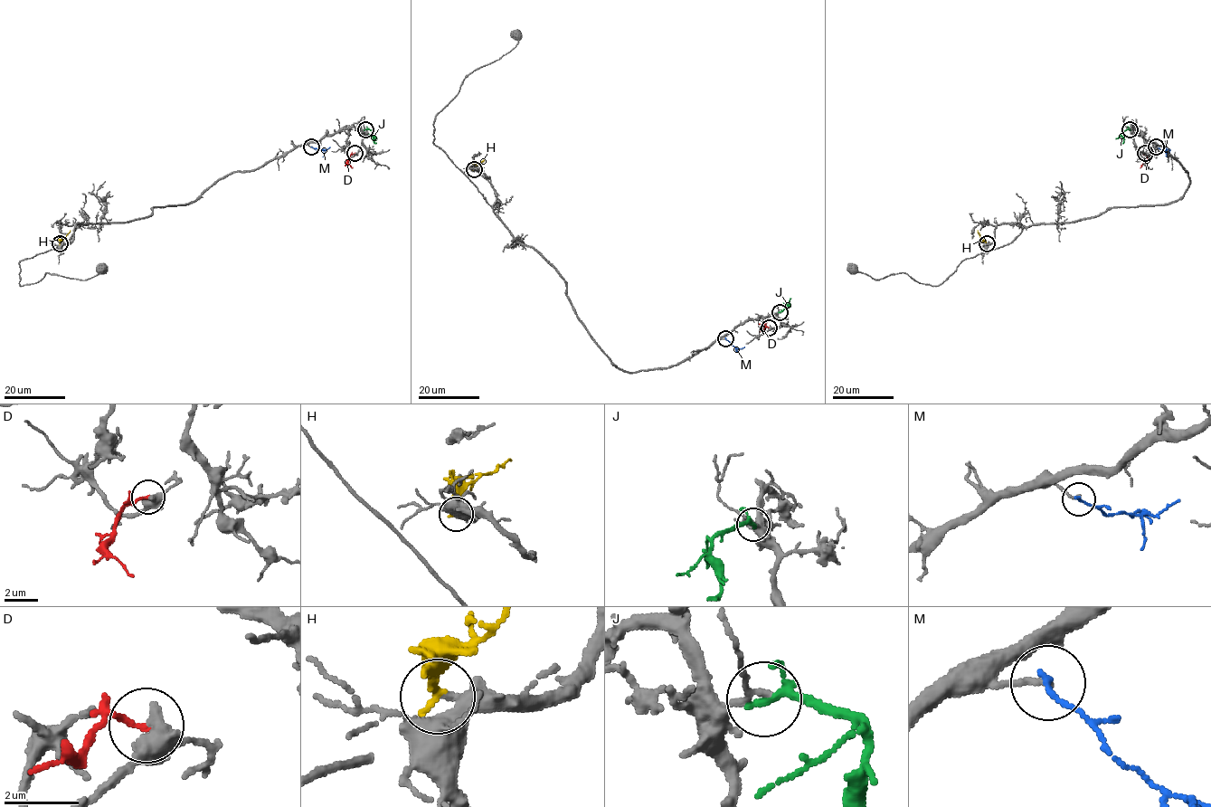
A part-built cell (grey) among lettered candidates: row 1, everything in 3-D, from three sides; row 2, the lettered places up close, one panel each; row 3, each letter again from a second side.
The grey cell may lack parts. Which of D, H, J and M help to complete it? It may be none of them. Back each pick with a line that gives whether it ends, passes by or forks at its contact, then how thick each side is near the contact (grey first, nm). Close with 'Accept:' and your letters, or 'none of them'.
H: It ends there. Thickness 240 nm (grey) against 240 nm
Accept: H

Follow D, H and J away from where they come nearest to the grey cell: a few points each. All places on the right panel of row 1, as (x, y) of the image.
D: (1145, 153), (1146, 161), (1140, 168)
H: (988, 243), (979, 237), (978, 230)
J: (1130, 129), (1123, 132), (1121, 143)

